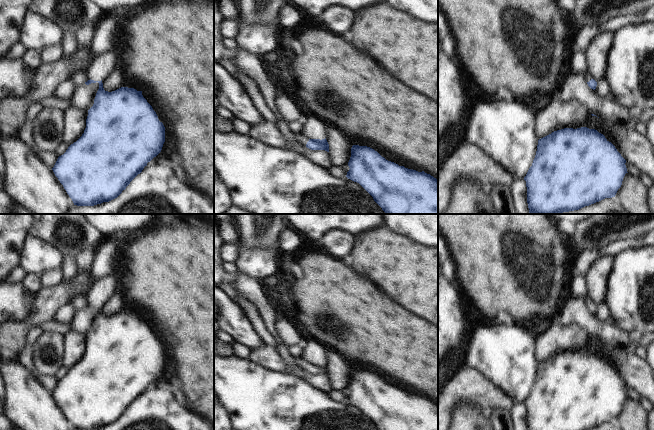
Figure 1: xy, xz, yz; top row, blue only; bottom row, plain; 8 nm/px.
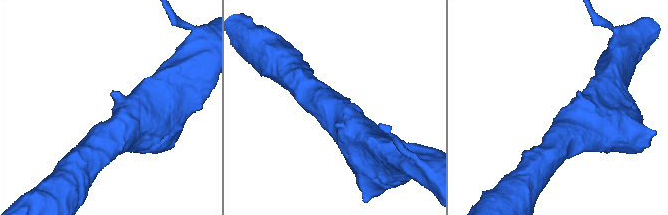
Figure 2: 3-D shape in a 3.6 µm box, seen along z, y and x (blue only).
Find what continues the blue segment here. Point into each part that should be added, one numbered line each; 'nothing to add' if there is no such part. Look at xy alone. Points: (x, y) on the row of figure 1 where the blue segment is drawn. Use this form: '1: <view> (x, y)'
1: xy (79, 78)

